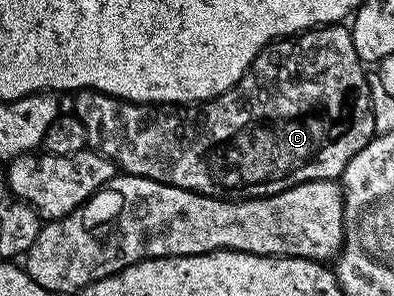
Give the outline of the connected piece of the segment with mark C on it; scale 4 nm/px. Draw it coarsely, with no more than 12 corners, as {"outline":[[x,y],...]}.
{"outline":[[345,25],[203,103],[76,92],[89,147],[216,199],[340,180],[377,131]]}

